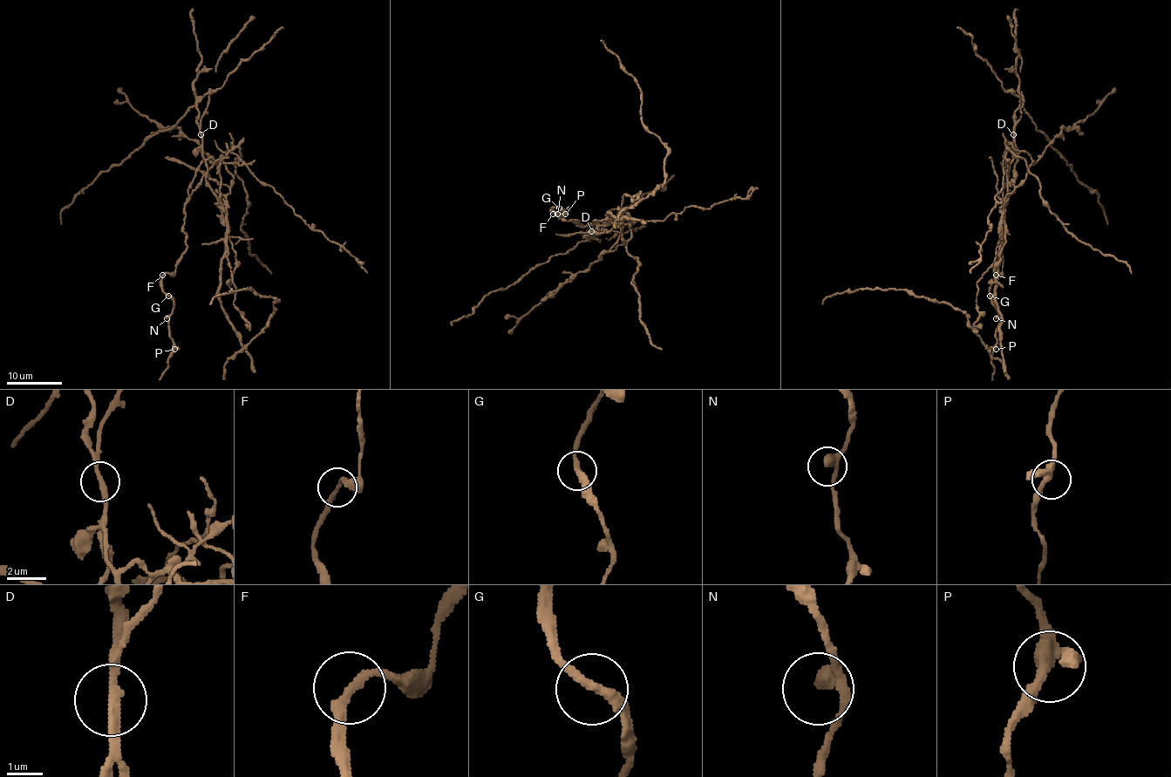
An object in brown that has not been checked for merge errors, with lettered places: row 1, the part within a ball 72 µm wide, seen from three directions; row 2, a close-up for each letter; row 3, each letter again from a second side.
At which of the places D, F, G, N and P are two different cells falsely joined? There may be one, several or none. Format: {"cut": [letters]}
{"cut": ["D"]}

